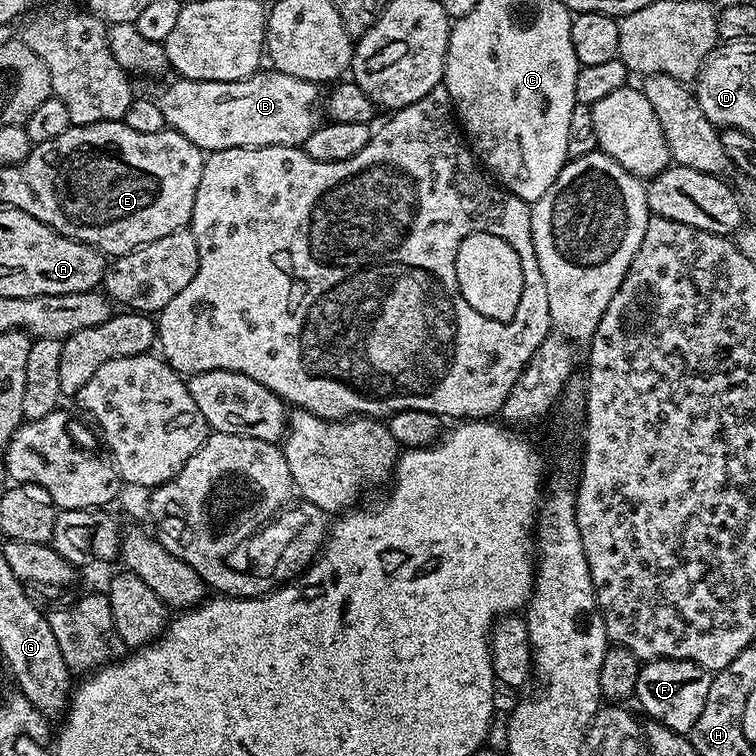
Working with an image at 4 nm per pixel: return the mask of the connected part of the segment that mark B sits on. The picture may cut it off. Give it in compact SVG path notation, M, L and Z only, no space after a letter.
M261 70L254 73L250 78L242 78L238 82L210 82L209 80L185 80L183 78L176 78L173 81L173 84L161 96L158 96L158 103L164 115L164 123L171 131L181 132L187 140L194 142L194 146L198 146L201 152L205 154L230 150L231 148L265 148L266 146L295 148L304 145L306 138L310 138L310 134L314 134L316 127L322 123L321 85L312 84L309 80L303 80L302 78L294 78L290 74L282 74L275 70Z

